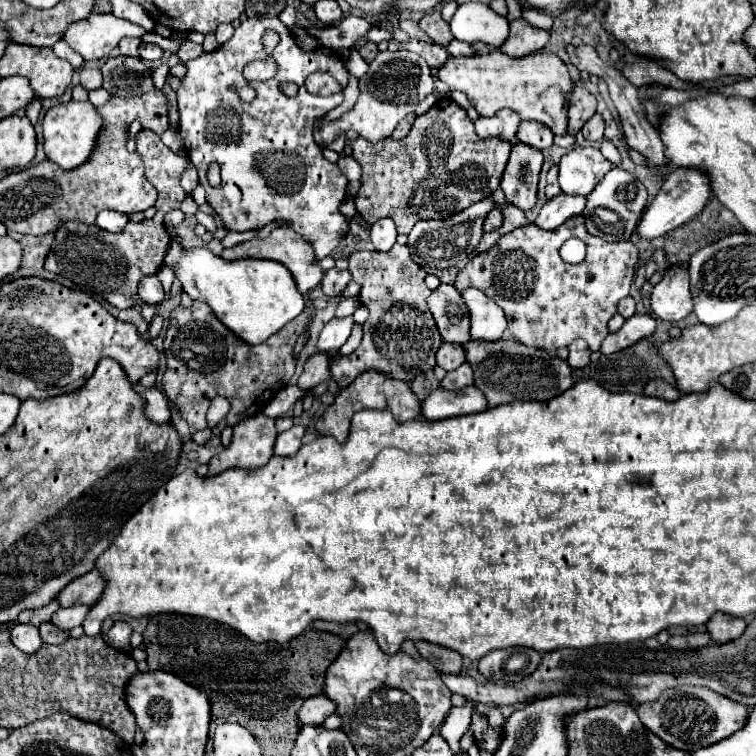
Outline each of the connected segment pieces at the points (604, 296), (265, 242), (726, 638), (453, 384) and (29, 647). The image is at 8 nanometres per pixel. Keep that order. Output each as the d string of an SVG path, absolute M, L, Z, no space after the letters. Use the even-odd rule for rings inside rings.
M575 215L561 223L555 231L539 231L539 227L531 223L505 233L489 251L473 257L467 263L467 267L459 271L455 287L459 291L477 287L489 299L493 299L505 311L509 335L527 347L561 349L569 347L575 339L585 339L591 351L599 351L601 341L607 337L607 321L617 313L617 301L629 295L637 259L639 251L631 241L609 243L599 237L593 237L585 231L583 215ZM571 237L577 237L587 245L587 257L579 265L569 265L559 257L561 243L565 243Z
M289 227L271 231L271 235L267 239L251 239L251 241L239 243L235 247L223 249L219 257L221 259L227 259L227 261L235 261L235 259L271 259L271 261L279 261L279 263L283 263L291 271L291 275L293 275L293 279L297 283L297 289L301 293L311 291L323 279L323 271L315 265L317 261L313 257L313 249L303 241L301 235L297 235Z
M713 615L707 623L707 631L711 633L713 643L723 645L733 641L745 631L745 621L743 619L731 619L729 615Z
M463 363L459 369L451 371L445 375L445 379L441 381L443 389L451 389L451 391L461 391L465 387L473 385L473 371L467 363Z
M15 625L11 629L11 641L23 653L35 653L43 645L39 629L31 625Z

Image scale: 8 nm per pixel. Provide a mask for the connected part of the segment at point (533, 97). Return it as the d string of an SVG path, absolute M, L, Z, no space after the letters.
M491 49L473 57L449 57L437 71L437 79L447 83L453 91L461 91L473 103L481 117L493 117L499 109L513 109L521 119L539 121L555 135L567 133L567 99L573 81L565 63L551 53L531 53L519 59Z

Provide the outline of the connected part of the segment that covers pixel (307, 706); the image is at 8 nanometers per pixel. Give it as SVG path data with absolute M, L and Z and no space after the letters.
M321 693L303 703L299 719L301 723L323 723L331 713L335 713L335 701L331 701L325 693Z

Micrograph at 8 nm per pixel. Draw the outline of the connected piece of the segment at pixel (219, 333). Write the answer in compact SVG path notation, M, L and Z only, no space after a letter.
M193 301L191 307L177 305L171 311L169 329L165 333L167 371L163 377L163 387L167 397L175 403L179 415L189 423L191 435L207 429L205 413L211 399L217 395L229 399L231 409L227 417L217 427L213 427L215 433L219 427L233 427L245 417L251 417L265 409L265 405L277 395L279 389L287 385L287 381L295 373L293 345L299 333L309 327L309 315L309 309L305 309L295 321L283 327L283 331L277 331L267 343L251 347L235 337L229 329L225 333L225 325L219 323L211 307L201 301Z

